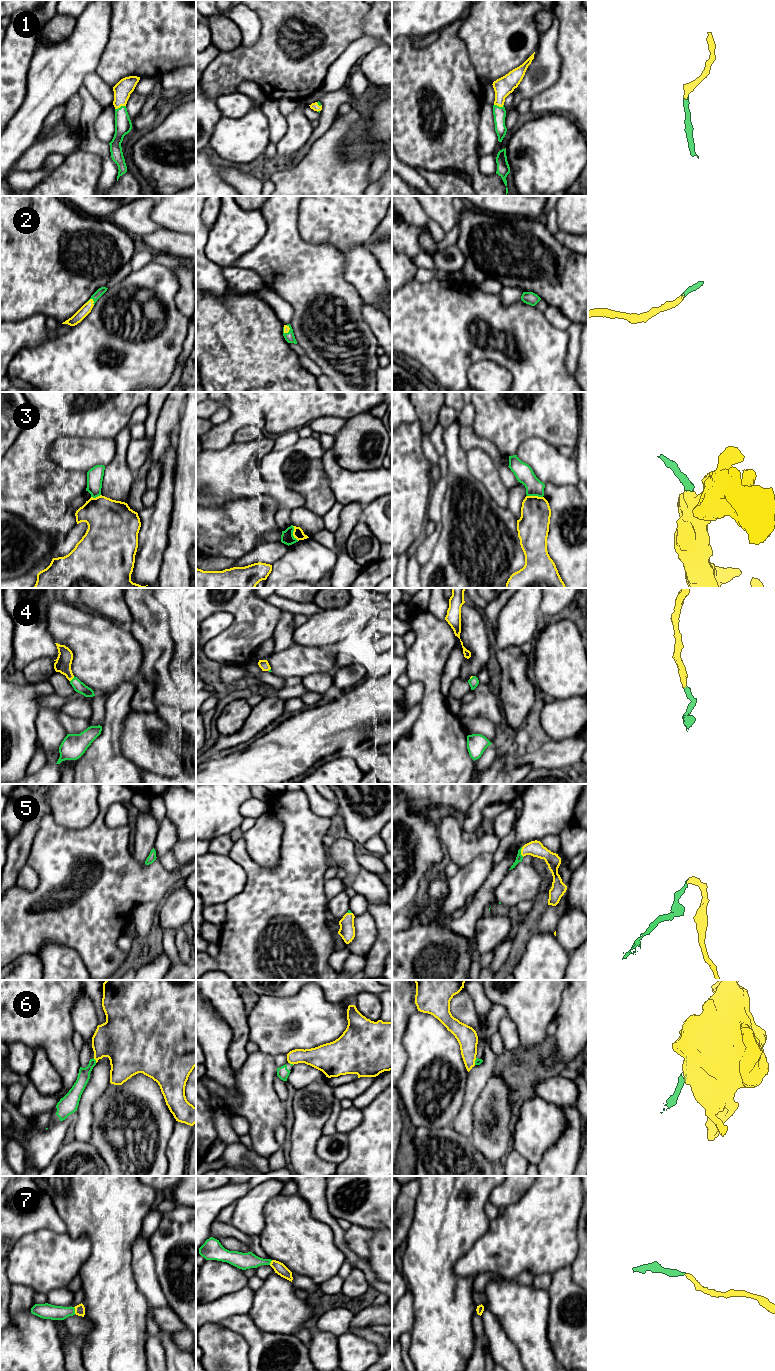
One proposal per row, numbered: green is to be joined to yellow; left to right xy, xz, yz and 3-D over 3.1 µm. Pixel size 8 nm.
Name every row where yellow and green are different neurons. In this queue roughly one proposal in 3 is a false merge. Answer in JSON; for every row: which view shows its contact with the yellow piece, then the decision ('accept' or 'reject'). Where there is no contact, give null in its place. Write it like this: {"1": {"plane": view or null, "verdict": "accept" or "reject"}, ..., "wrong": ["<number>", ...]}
{"1": {"plane": "xy", "verdict": "accept"}, "2": {"plane": "xy", "verdict": "accept"}, "3": {"plane": "xz", "verdict": "reject"}, "4": {"plane": "xy", "verdict": "accept"}, "5": {"plane": "yz", "verdict": "accept"}, "6": {"plane": "xy", "verdict": "reject"}, "7": {"plane": "xy", "verdict": "accept"}, "wrong": ["3", "6"]}

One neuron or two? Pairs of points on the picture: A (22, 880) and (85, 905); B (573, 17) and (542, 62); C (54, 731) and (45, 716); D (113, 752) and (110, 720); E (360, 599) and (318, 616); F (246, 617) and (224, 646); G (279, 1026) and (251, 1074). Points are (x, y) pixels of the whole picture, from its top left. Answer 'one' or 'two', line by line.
A: two
B: two
C: one
D: one
E: one
F: one
G: two

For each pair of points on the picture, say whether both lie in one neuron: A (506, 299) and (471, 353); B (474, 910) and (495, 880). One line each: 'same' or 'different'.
A: different
B: same

